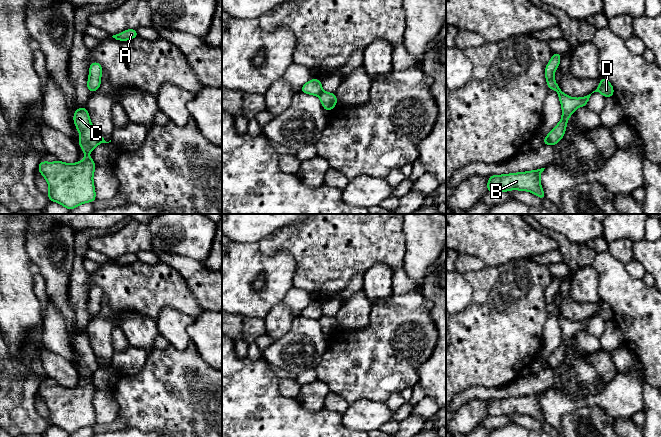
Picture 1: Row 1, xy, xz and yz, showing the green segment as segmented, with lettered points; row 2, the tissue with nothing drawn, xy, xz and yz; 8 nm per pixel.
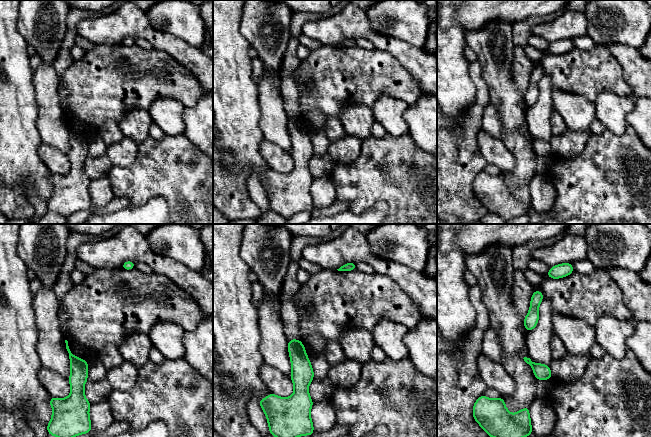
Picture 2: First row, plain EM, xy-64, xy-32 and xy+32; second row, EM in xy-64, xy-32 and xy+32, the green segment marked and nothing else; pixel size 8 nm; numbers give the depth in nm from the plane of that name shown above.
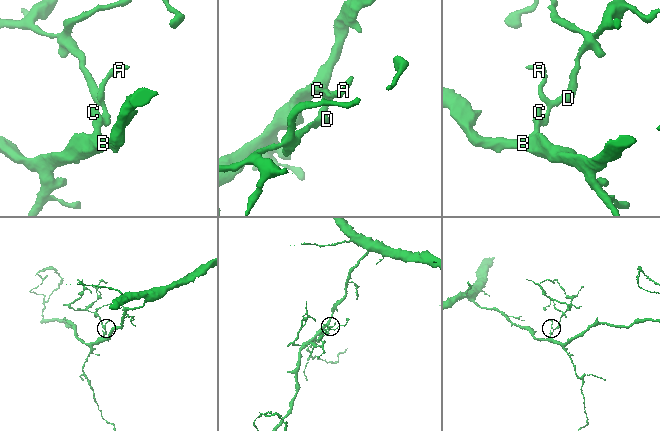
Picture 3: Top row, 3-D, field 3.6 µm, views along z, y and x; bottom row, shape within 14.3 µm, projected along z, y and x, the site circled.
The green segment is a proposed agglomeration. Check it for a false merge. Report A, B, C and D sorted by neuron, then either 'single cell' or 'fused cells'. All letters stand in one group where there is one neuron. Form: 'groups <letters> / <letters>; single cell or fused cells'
groups A D / B C; fused cells

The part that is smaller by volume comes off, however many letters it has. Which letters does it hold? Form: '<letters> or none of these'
A, D

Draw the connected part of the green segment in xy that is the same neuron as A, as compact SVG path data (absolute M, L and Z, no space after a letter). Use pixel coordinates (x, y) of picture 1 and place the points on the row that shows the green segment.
M127 29L119 34L113 35L112 37L119 41L126 41L134 39L138 36L136 29Z

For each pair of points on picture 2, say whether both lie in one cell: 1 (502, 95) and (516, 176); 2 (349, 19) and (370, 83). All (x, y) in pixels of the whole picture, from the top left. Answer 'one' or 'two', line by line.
1: one
2: two

